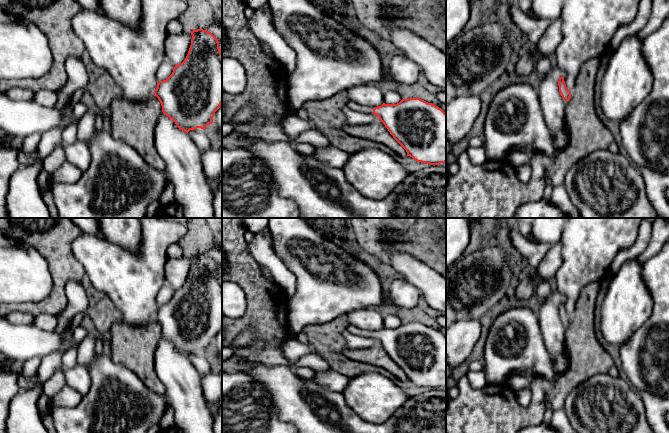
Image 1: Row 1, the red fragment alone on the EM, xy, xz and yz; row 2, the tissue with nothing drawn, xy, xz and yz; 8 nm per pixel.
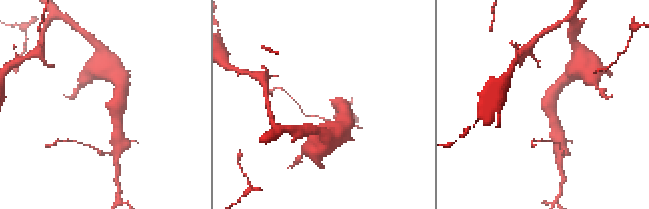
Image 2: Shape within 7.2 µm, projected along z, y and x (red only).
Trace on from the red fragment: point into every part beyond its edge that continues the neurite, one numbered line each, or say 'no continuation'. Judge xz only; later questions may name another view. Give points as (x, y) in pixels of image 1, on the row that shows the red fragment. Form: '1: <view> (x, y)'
1: xz (354, 106)

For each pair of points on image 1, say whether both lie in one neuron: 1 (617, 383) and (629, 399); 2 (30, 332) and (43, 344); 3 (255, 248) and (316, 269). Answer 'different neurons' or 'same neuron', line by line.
1: same neuron
2: same neuron
3: different neurons

